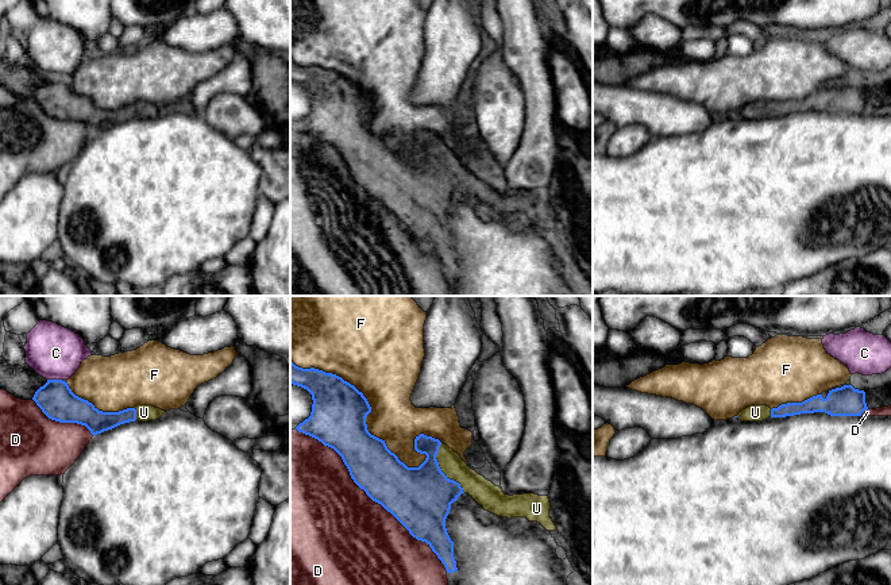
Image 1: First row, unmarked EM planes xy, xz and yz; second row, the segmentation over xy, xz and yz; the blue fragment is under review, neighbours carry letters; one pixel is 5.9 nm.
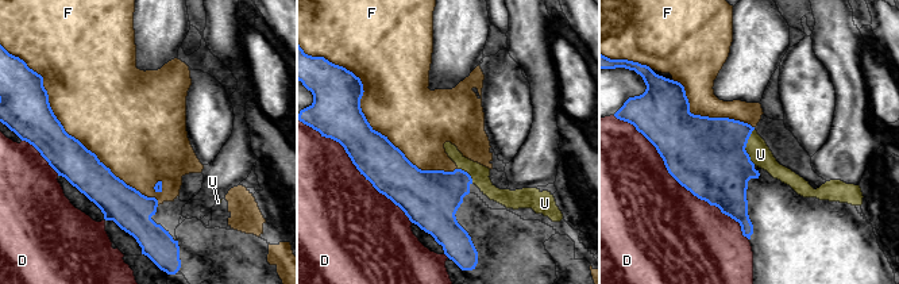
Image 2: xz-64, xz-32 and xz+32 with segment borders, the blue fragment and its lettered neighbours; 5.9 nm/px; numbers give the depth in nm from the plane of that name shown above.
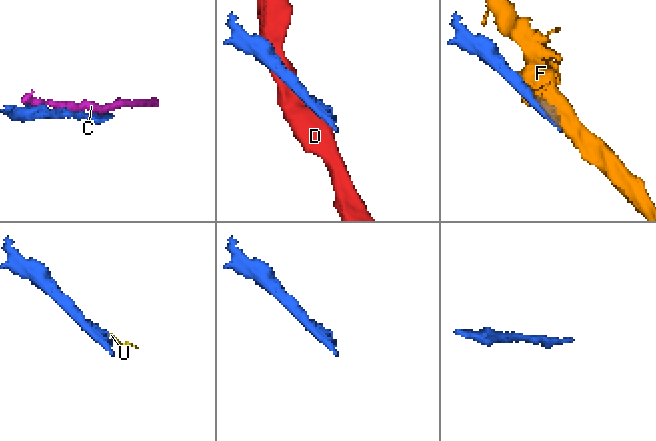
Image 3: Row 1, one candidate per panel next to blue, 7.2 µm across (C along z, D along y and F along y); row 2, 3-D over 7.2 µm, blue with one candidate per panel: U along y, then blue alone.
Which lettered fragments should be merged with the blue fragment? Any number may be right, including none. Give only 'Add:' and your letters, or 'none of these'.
Add: U

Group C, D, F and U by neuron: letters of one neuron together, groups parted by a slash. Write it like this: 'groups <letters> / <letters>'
groups C / D / F / U

